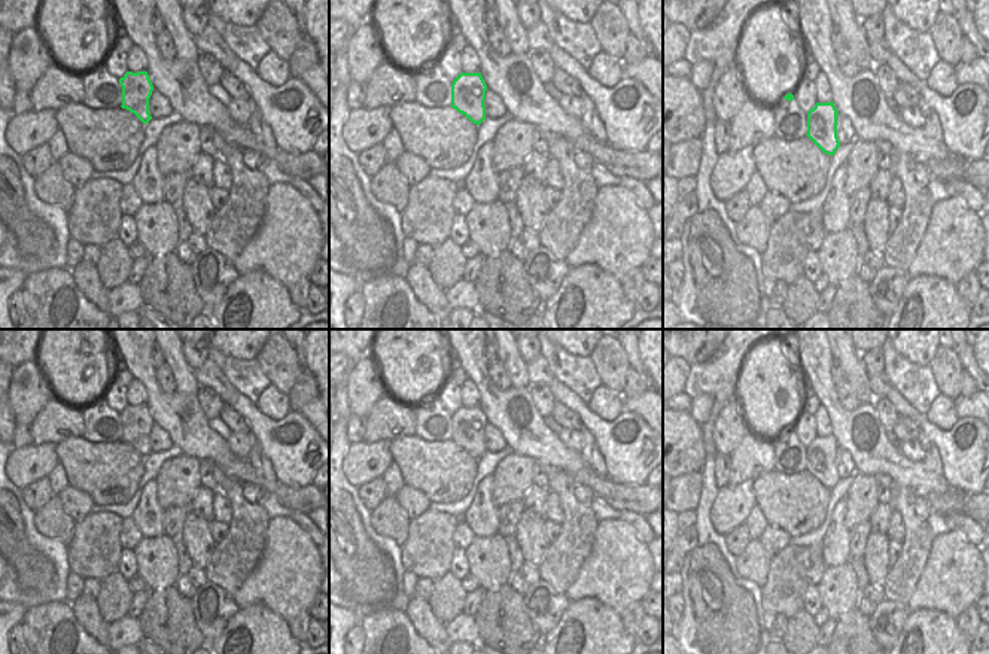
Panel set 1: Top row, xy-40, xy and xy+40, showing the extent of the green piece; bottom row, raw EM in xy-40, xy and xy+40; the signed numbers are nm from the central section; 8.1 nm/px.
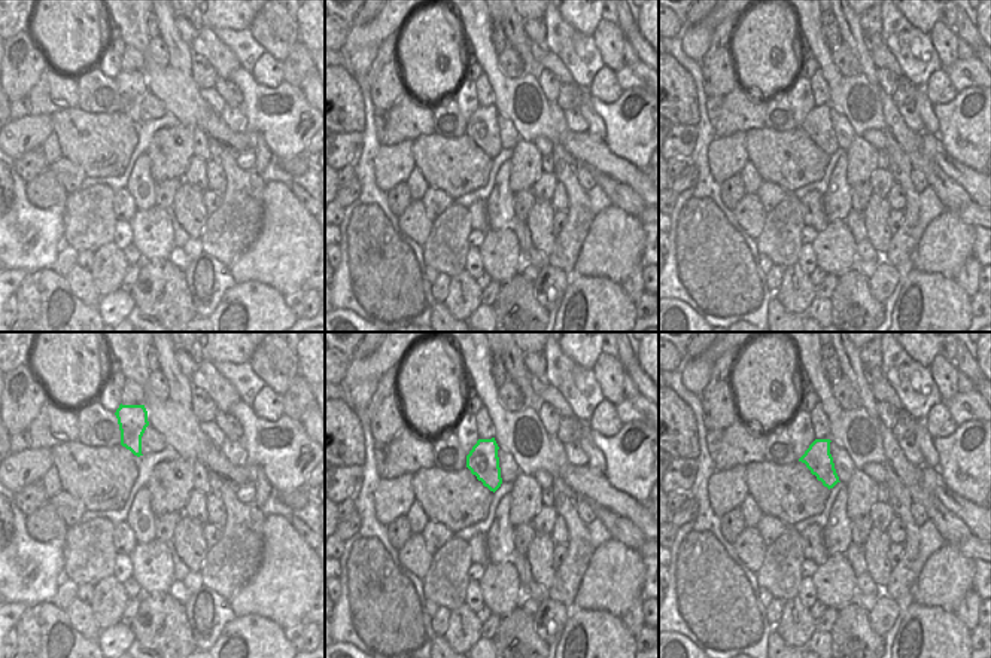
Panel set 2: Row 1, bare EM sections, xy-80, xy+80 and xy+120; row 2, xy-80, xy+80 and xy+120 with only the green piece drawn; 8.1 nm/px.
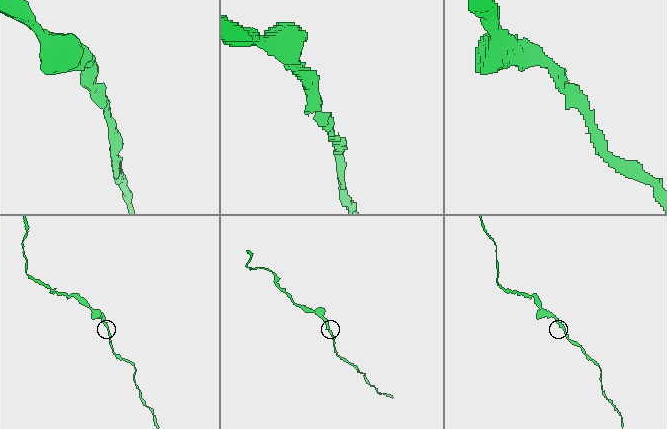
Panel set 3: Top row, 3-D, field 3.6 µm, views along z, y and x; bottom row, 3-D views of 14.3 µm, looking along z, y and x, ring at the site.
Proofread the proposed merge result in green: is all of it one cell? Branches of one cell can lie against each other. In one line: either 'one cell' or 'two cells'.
one cell

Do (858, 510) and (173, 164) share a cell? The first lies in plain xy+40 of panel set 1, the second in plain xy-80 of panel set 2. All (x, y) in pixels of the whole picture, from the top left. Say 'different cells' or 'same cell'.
same cell

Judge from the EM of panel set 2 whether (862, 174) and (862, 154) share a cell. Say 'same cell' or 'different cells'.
same cell

